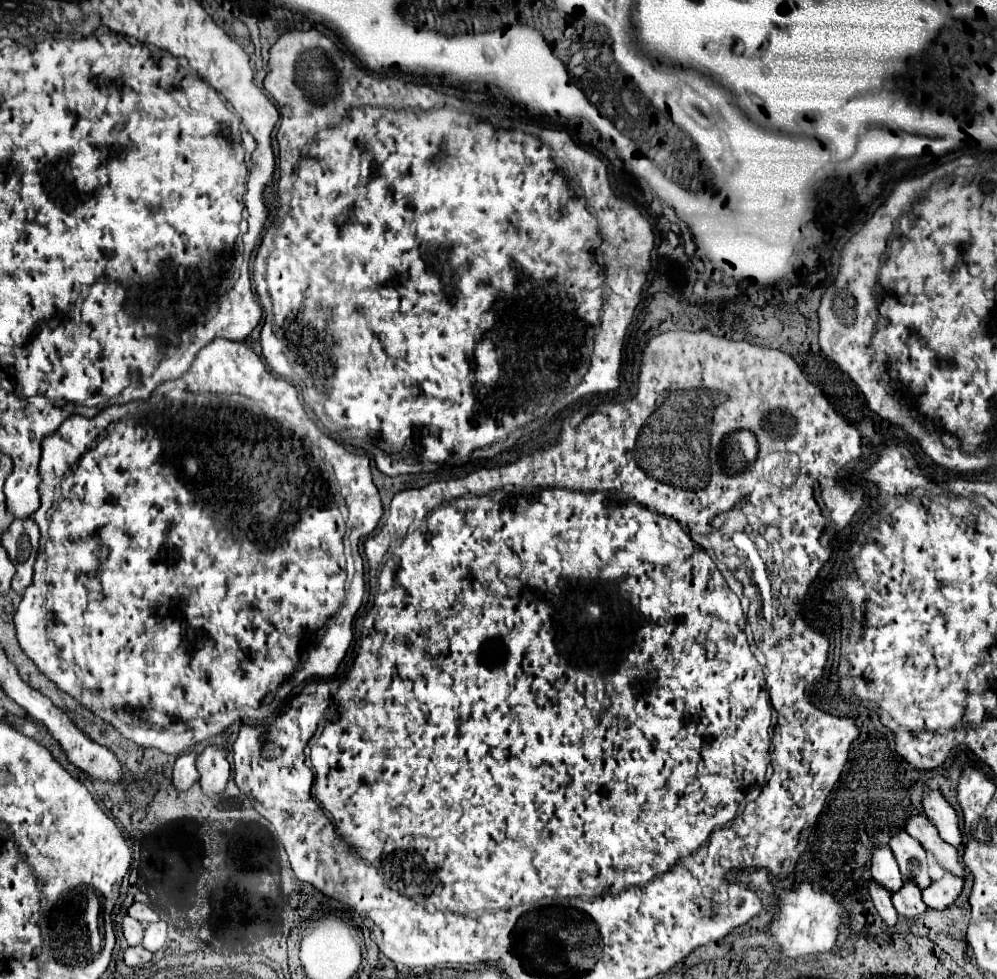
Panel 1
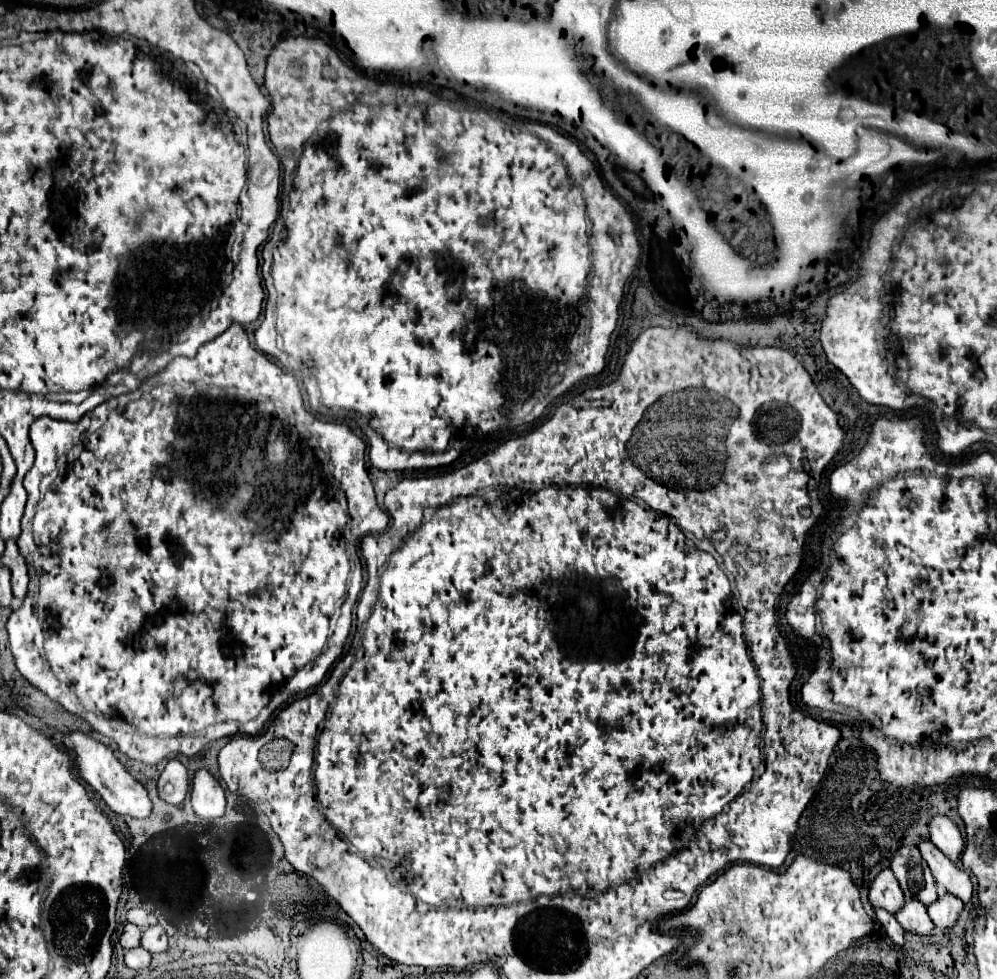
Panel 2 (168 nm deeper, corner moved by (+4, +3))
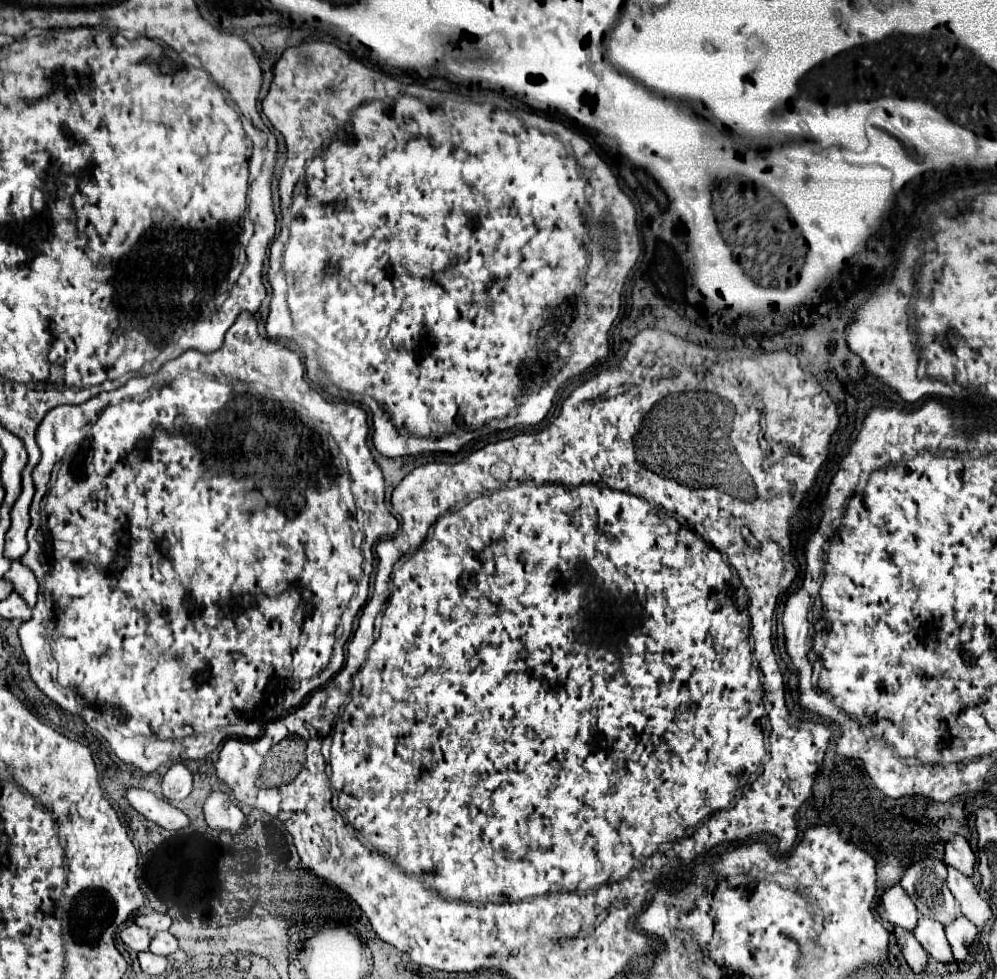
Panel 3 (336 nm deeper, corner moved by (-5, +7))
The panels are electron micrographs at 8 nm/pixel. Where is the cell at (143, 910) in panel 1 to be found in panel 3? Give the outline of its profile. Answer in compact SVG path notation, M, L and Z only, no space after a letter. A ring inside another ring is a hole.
M149 912L149 914L141 914L135 918L137 926L147 928L149 932L161 932L167 930L171 926L171 918L167 914L159 914L159 912Z

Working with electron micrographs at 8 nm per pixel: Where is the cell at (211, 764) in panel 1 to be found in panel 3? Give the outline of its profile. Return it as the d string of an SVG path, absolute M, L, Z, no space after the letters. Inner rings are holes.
M213 790L207 796L207 800L203 804L203 812L205 812L205 820L207 820L209 828L219 830L219 832L229 830L229 832L237 834L247 824L245 814L239 810L239 806L235 806L231 796L221 790Z

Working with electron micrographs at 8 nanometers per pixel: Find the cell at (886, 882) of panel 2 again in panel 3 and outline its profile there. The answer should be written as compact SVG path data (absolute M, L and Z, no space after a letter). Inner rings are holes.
M899 884L887 888L881 894L881 900L875 910L883 920L889 920L891 924L907 930L913 930L913 926L917 924L917 908Z

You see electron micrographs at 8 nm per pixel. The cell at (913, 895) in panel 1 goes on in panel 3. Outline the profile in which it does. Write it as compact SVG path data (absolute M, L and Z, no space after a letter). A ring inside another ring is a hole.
M921 914L913 934L921 942L921 946L927 950L927 954L931 954L935 960L939 960L939 962L951 962L953 960L951 946L945 938L943 924L939 920L935 920L933 916Z

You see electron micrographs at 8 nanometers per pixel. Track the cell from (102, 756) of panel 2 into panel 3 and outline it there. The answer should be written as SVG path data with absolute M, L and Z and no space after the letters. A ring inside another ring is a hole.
M127 788L125 796L139 814L167 830L181 830L189 824L189 818L179 808L171 806L167 800L157 798L153 792L143 792L141 788Z

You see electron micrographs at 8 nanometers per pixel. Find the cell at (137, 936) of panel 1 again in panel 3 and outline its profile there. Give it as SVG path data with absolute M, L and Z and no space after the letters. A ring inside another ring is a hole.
M131 924L131 926L127 926L127 928L121 932L121 940L123 940L129 948L133 948L135 952L143 952L143 950L149 950L151 936L149 936L149 930Z

